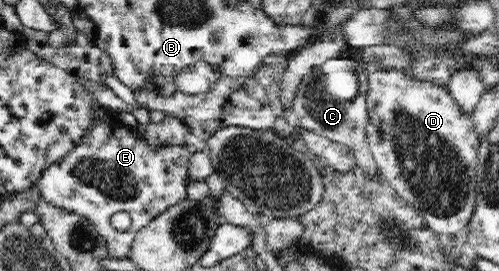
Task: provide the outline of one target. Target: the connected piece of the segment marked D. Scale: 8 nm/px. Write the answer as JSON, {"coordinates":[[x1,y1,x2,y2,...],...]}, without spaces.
{"coordinates":[[364,60,368,73,369,110,366,141,385,182,396,195,410,204,425,224,440,236,456,234,469,225,477,202,476,166,481,141,473,129,472,116,464,113,444,86,411,78,409,74,381,69,377,62]]}

